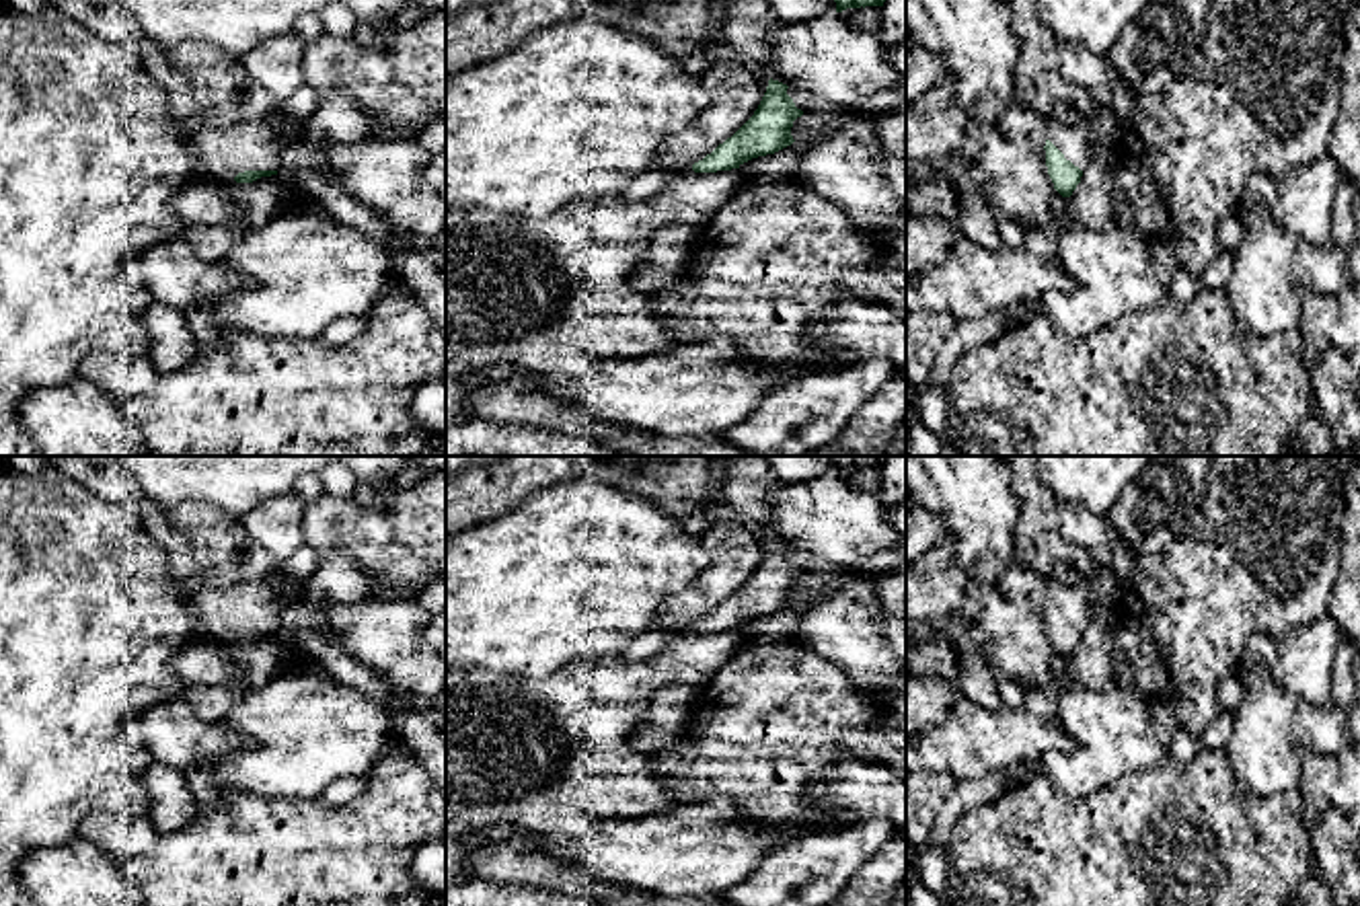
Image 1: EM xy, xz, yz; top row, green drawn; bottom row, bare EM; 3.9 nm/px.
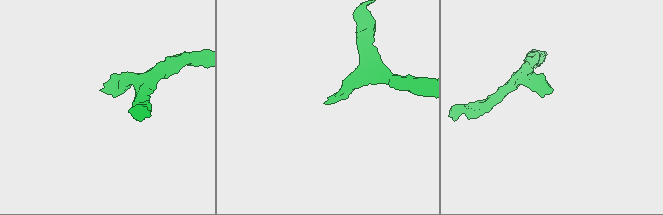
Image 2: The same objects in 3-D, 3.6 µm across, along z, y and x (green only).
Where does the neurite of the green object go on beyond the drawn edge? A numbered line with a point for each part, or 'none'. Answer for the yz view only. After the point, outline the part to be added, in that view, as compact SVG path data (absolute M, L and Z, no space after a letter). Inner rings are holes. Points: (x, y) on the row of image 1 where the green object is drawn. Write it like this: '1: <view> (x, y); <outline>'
1: yz (1073, 140); M1050 121L1048 140L1081 171L1089 164L1093 156L1093 146L1089 142L1089 129L1081 125L1064 125L1060 121Z

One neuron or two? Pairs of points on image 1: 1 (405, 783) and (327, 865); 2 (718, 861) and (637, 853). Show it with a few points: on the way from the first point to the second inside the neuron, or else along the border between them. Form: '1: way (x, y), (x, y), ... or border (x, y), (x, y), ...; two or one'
1: way (389, 804), (348, 845); one
2: way (697, 853), (658, 853); one

